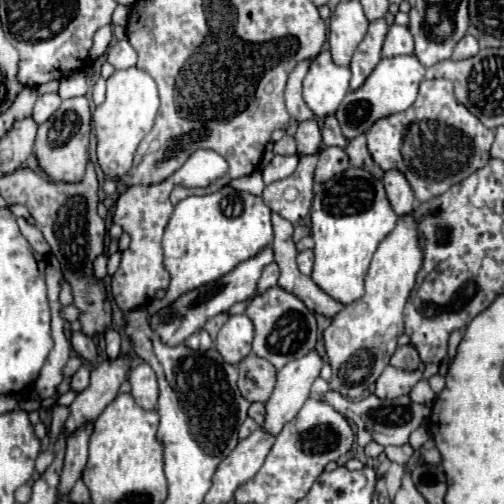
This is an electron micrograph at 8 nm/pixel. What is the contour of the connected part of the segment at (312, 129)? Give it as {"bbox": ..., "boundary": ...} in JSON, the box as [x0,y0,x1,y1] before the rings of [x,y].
{"bbox":[294,120,322,156],"boundary":[[[306,120],[304,124],[300,124],[294,138],[296,138],[300,156],[316,154],[322,148],[322,136],[320,136],[320,128],[318,128],[316,120]]]}

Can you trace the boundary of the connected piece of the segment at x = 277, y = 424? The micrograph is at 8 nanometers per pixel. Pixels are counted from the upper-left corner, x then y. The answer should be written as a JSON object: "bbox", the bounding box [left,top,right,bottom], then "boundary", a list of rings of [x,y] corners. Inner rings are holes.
{"bbox":[262,350,322,436],"boundary":[[[312,350],[308,356],[292,360],[282,370],[278,370],[274,392],[266,402],[266,416],[262,422],[264,432],[278,436],[284,424],[288,424],[298,414],[310,396],[310,386],[318,378],[320,368],[322,358]]]}

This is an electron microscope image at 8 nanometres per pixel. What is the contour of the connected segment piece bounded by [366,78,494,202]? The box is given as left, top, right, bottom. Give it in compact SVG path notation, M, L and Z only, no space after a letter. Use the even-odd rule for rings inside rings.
M422 80L416 102L396 116L388 116L384 120L378 120L366 136L368 152L372 154L374 162L386 172L386 170L398 170L406 176L414 196L418 202L430 200L432 196L444 194L452 184L458 184L460 180L468 178L472 172L482 168L490 160L490 146L494 142L494 132L486 128L466 106L456 102L452 82L450 80Z

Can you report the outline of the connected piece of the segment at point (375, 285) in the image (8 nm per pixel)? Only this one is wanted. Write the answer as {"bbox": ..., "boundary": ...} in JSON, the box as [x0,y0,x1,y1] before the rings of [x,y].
{"bbox":[324,214,422,398],"boundary":[[[410,214],[398,218],[396,228],[386,236],[386,240],[378,246],[370,268],[364,276],[364,296],[358,302],[352,302],[344,306],[330,322],[330,326],[324,330],[324,350],[332,368],[330,378],[330,390],[342,394],[344,398],[358,398],[364,390],[372,388],[382,370],[388,366],[390,356],[396,350],[398,336],[404,334],[404,304],[410,296],[410,290],[416,284],[416,274],[422,266],[422,248],[418,244],[418,228],[416,220],[412,220]]]}

